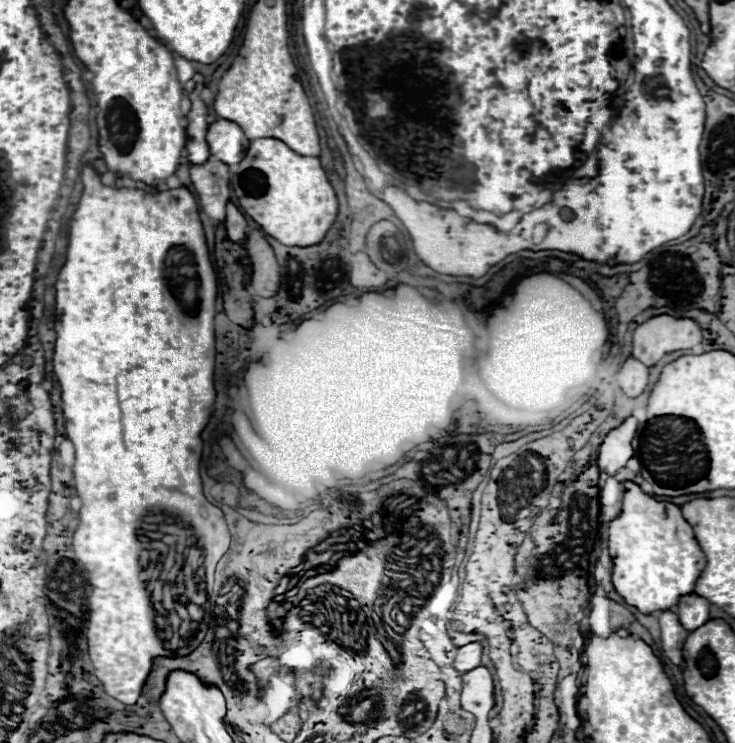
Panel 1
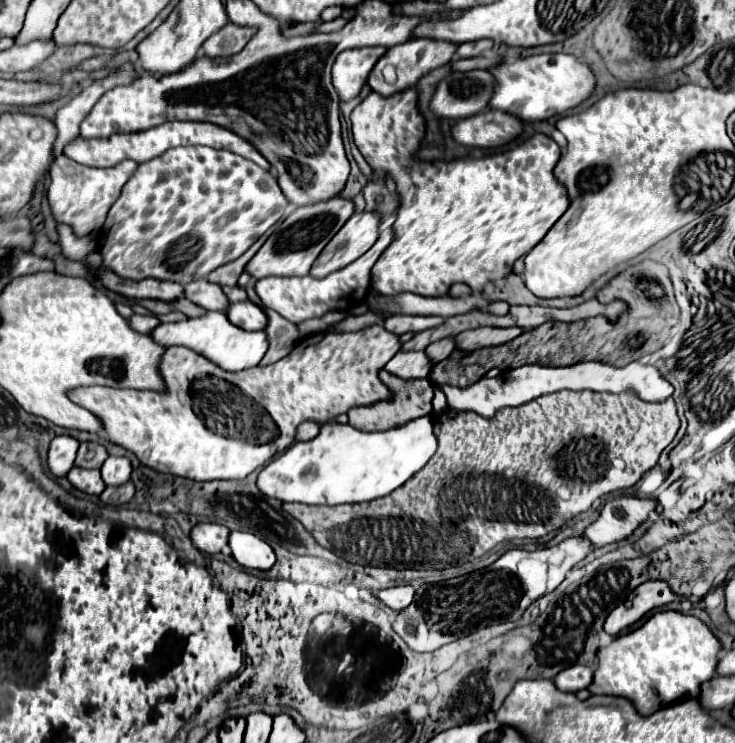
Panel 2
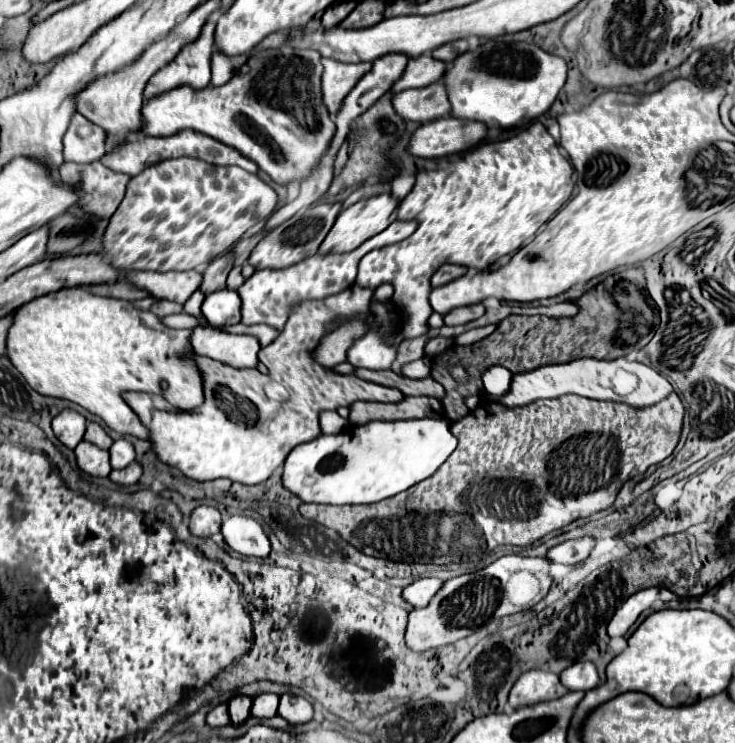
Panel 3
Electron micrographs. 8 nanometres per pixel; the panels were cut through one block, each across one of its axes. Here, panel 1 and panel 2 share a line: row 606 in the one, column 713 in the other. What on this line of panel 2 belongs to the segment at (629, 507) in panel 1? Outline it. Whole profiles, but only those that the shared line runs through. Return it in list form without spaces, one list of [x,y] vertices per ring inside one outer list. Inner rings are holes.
[[[670,610],[656,612],[640,628],[616,636],[612,644],[596,652],[598,668],[588,690],[628,698],[640,716],[648,716],[672,702],[696,698],[700,684],[714,676],[718,652],[718,638],[698,618]]]

